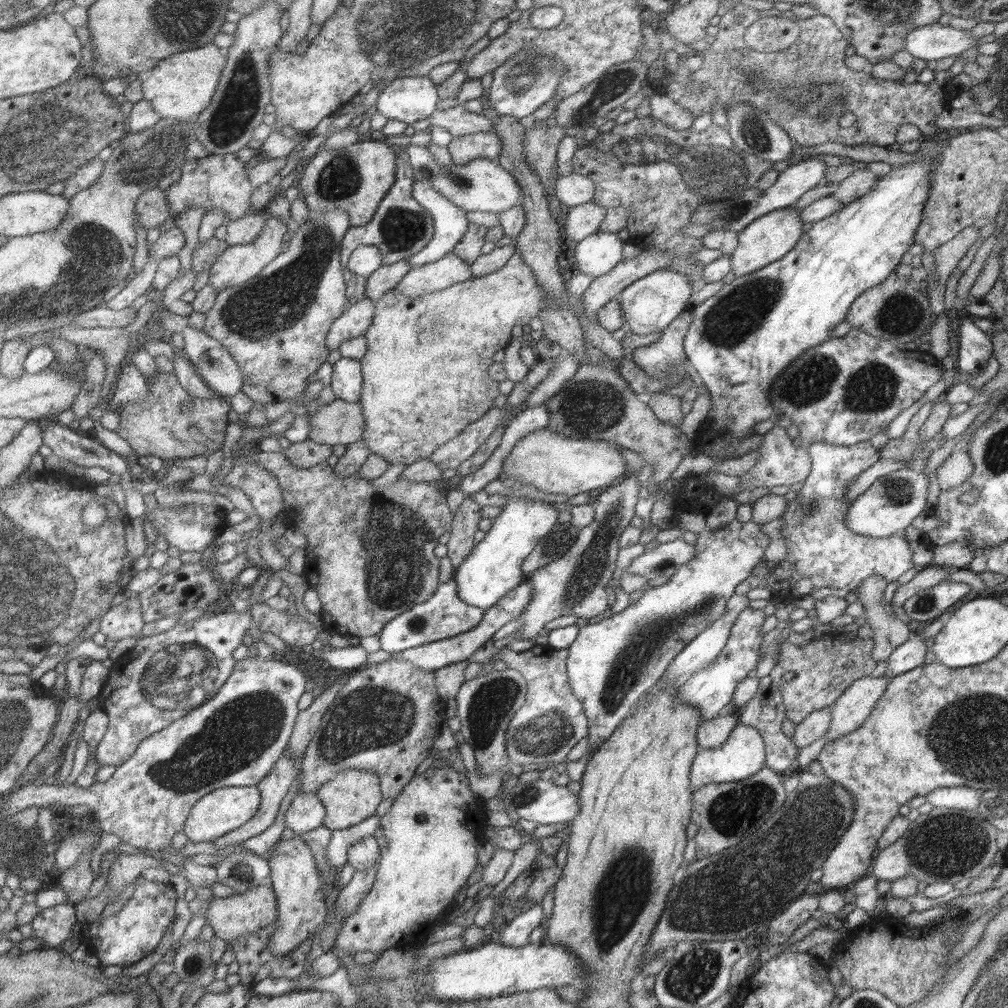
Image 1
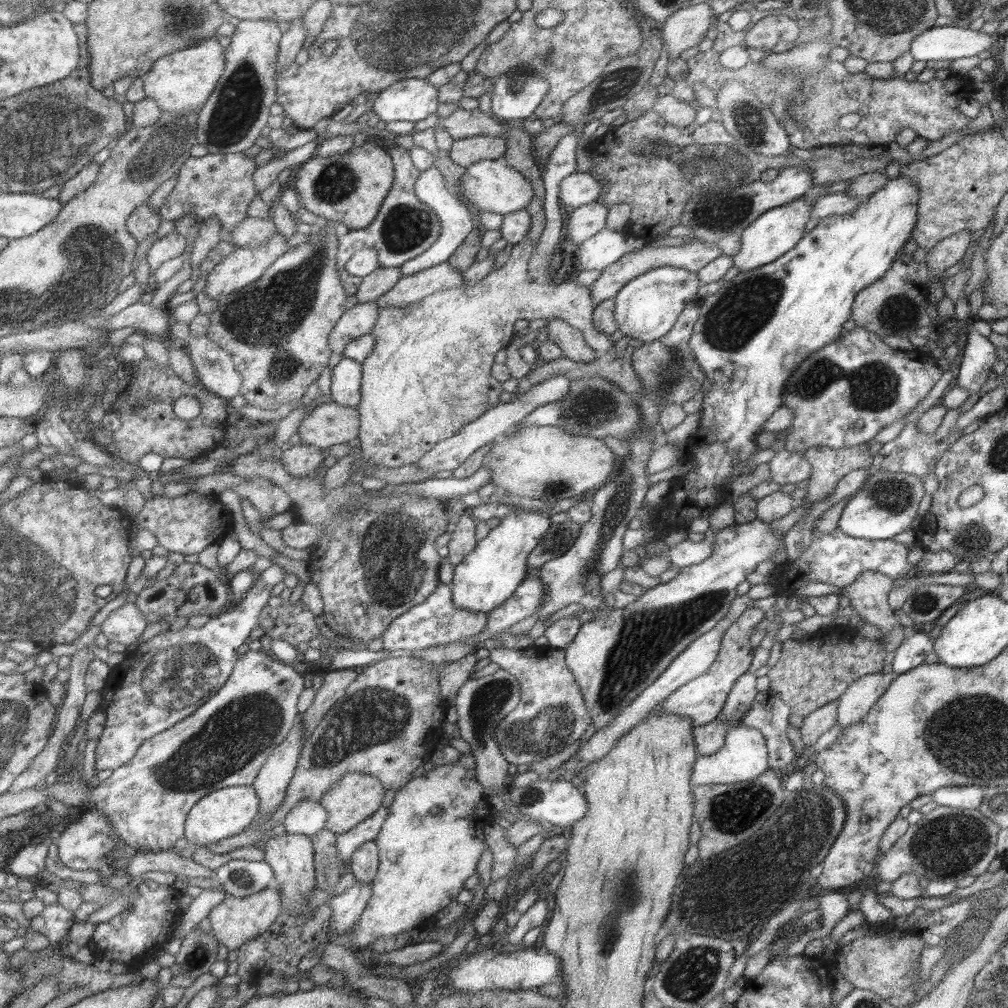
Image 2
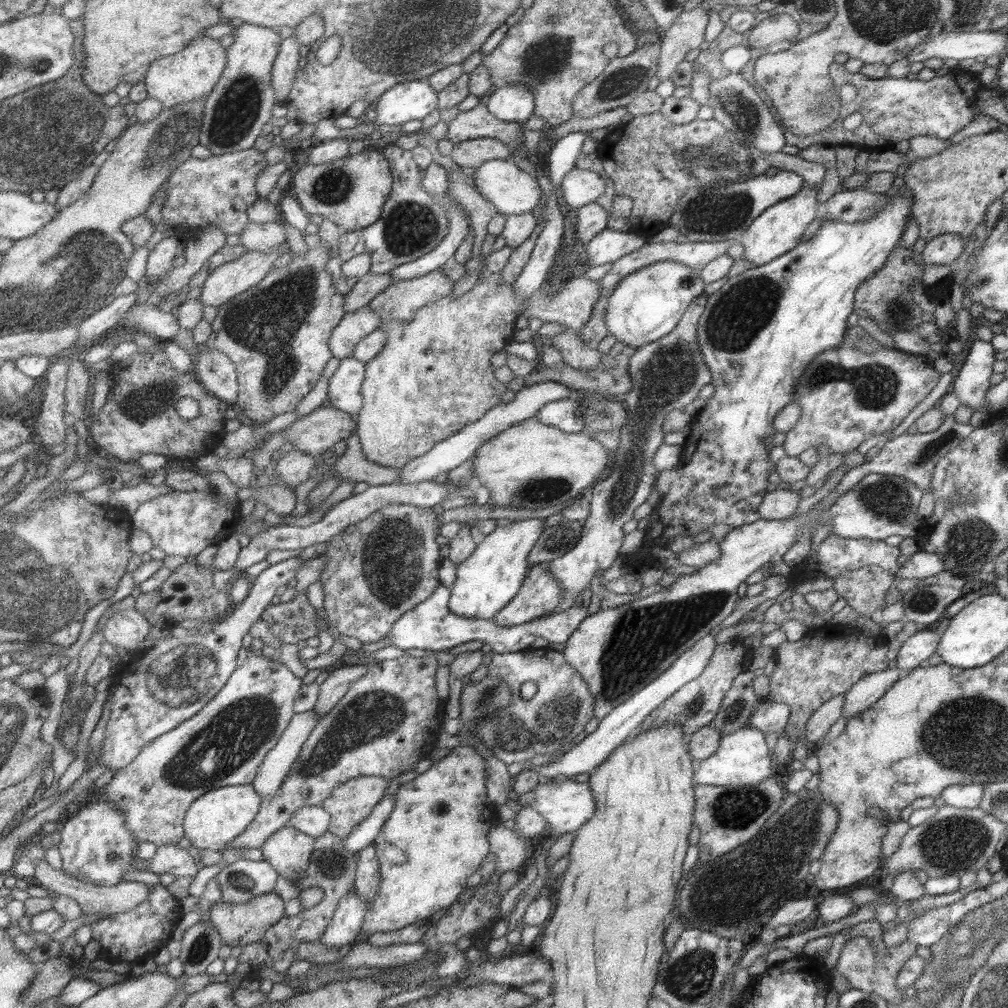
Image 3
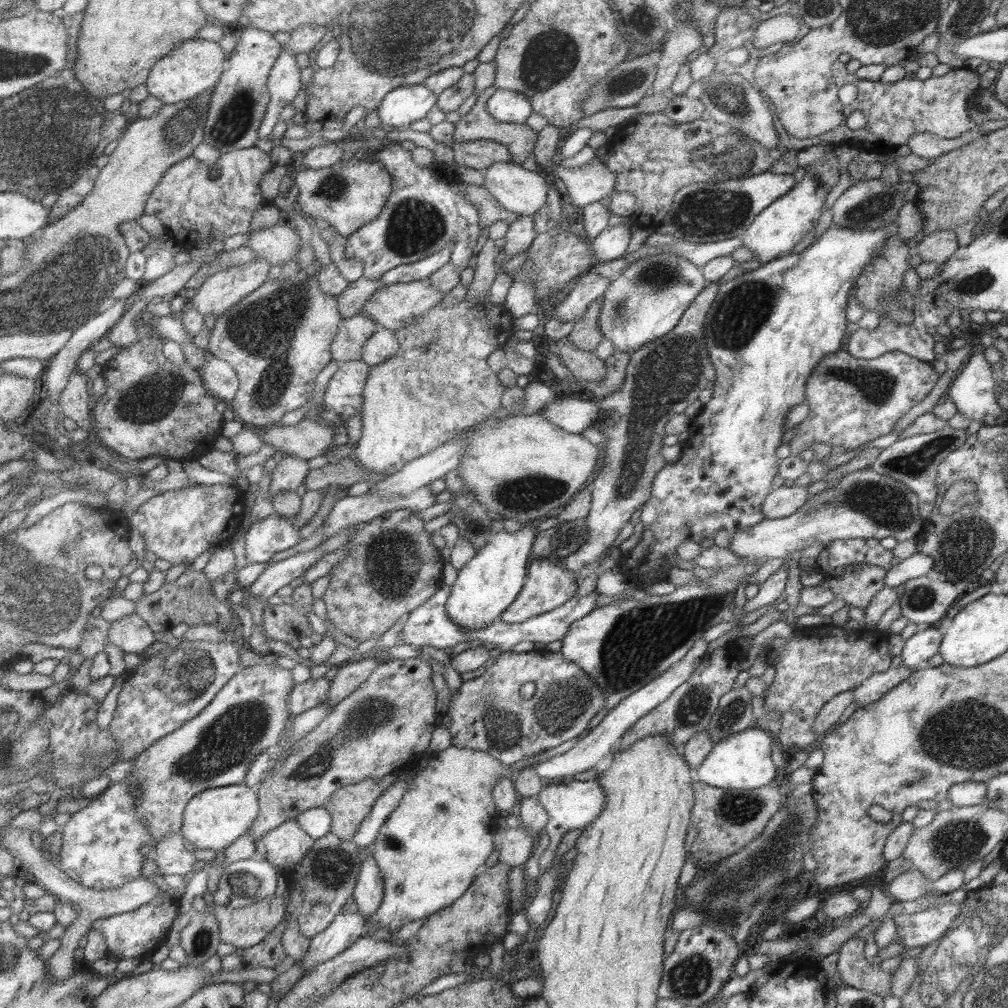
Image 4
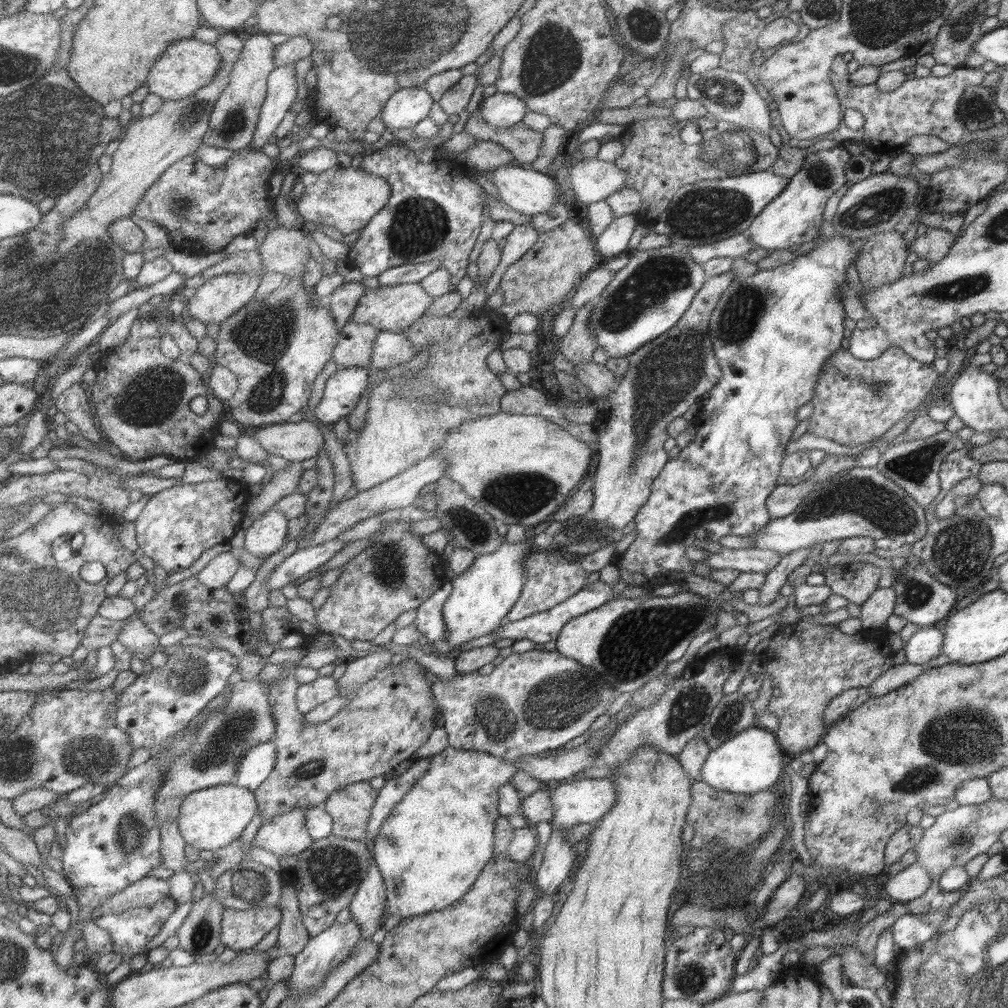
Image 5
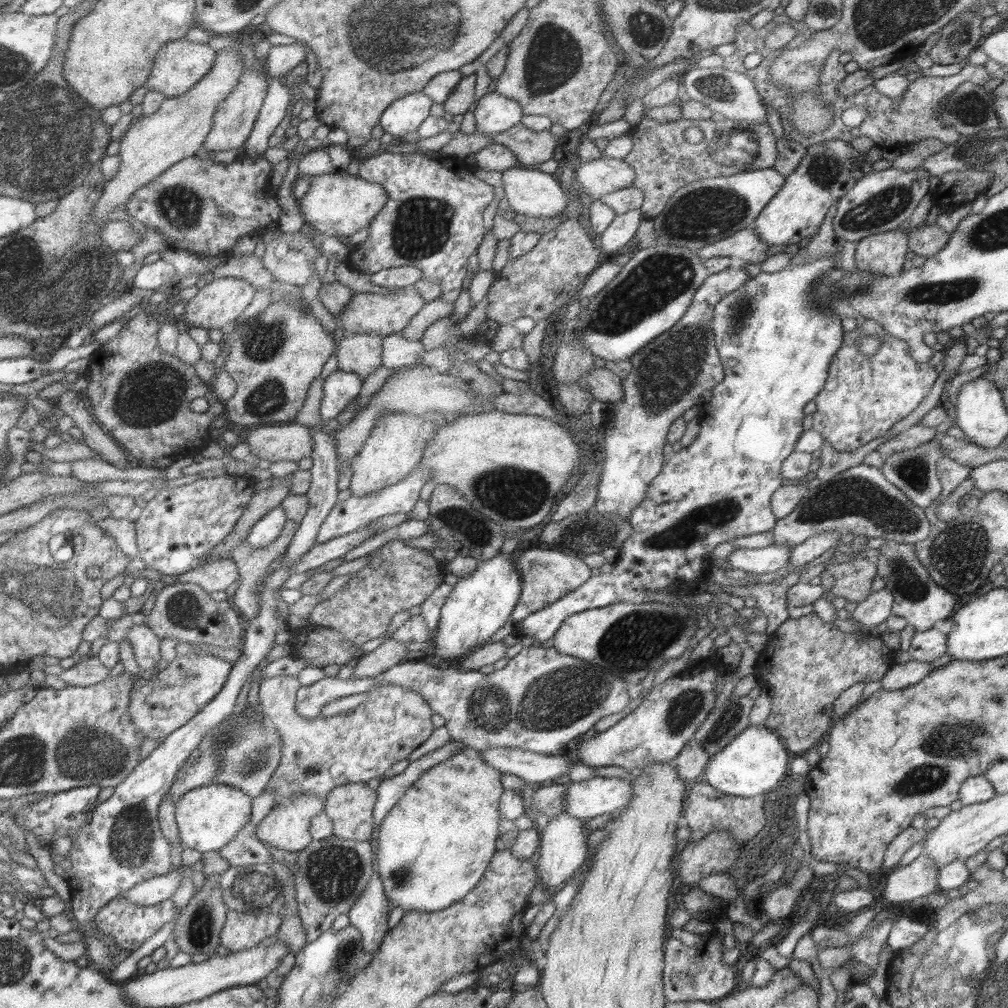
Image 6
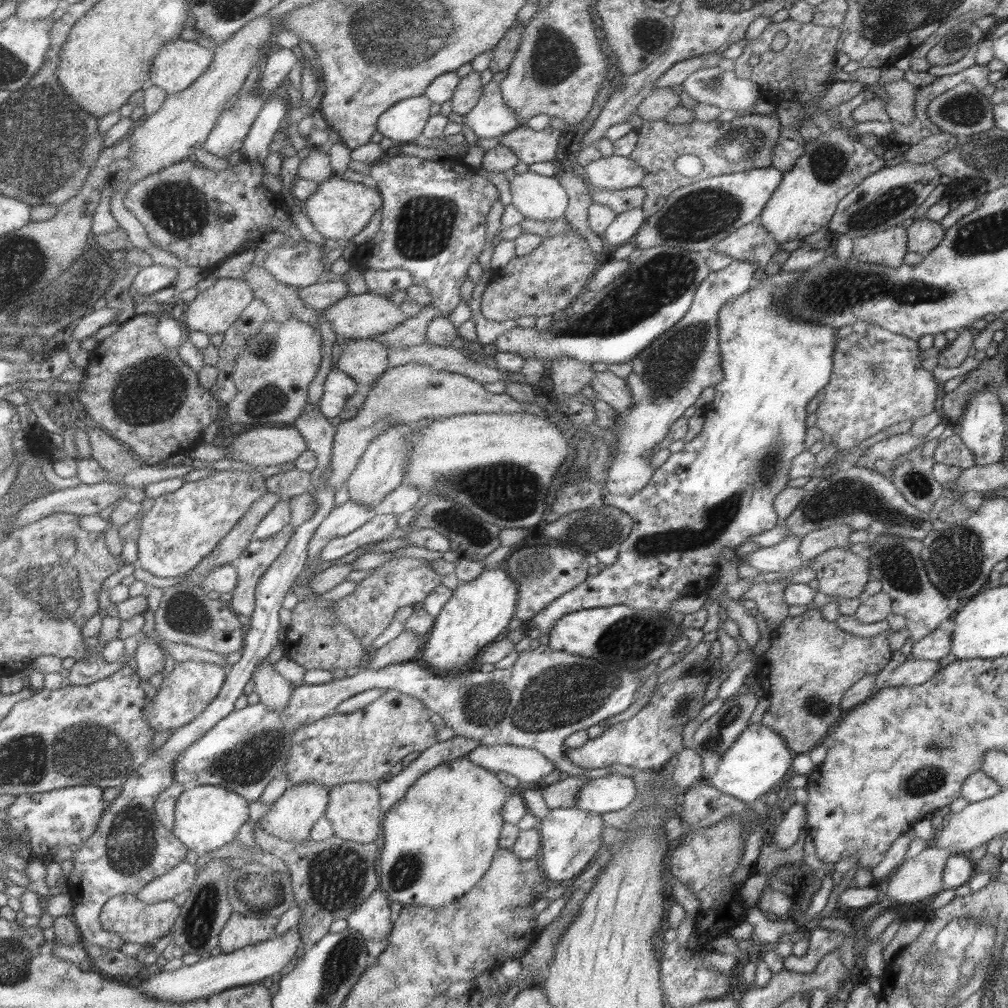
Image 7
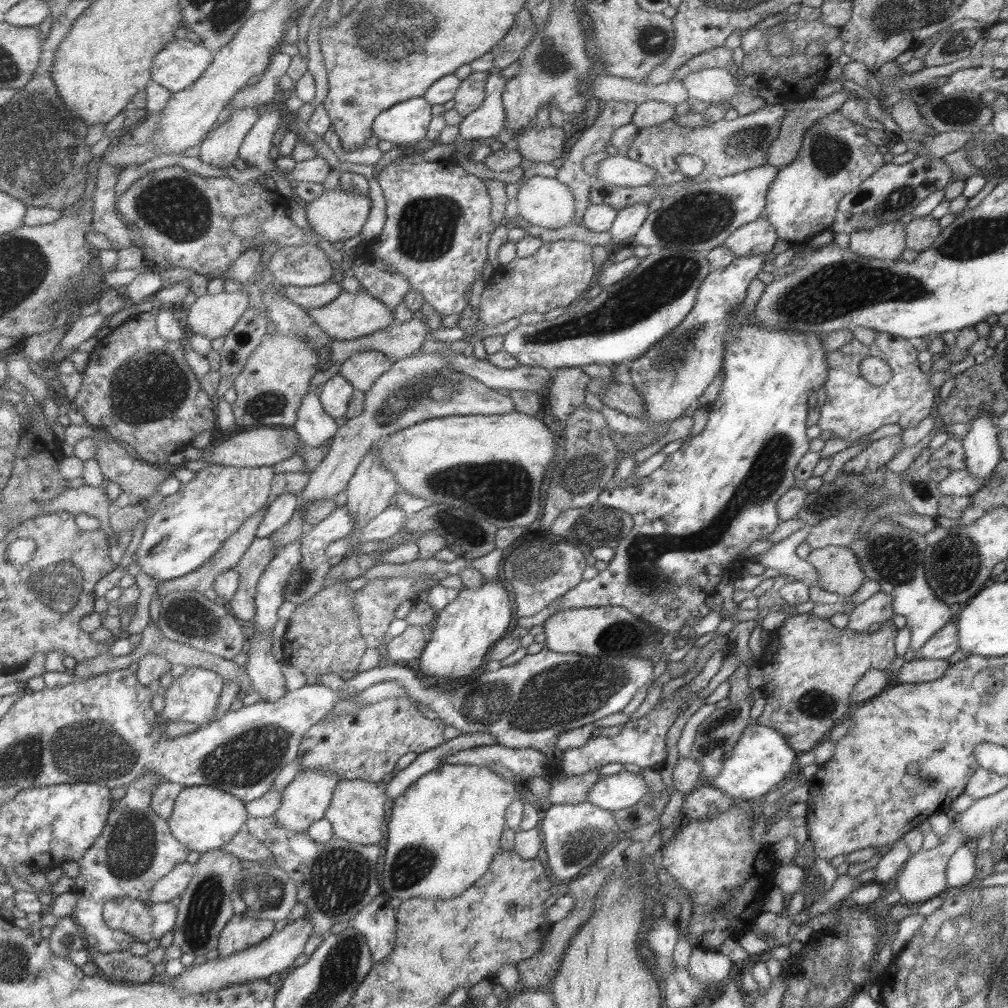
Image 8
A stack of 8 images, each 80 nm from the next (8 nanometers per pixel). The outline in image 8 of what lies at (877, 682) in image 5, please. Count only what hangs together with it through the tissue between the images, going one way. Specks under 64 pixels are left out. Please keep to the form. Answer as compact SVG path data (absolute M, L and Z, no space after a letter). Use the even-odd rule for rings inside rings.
M914 658L912 661L904 662L903 666L897 670L895 680L897 684L915 684L937 680L945 675L948 666L943 659L921 659Z

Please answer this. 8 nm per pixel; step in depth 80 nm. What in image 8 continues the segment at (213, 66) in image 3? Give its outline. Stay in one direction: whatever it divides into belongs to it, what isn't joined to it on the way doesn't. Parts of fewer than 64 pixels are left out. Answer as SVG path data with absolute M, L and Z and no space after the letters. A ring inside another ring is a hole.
M173 39L155 54L150 80L170 93L193 84L212 62L212 53L191 40Z

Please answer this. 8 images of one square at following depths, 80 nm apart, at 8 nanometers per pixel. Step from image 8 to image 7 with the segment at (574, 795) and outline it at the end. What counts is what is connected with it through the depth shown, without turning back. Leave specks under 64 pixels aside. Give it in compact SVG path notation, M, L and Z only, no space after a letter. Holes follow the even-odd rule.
M565 776L554 784L540 788L542 799L548 810L561 807L573 807L580 786L588 781L587 777Z

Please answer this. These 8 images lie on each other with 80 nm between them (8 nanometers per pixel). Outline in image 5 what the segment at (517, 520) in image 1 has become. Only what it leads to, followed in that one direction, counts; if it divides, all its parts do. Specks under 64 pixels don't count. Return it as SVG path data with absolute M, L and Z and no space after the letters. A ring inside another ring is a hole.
M503 540L495 552L476 555L473 564L465 572L452 577L452 591L442 605L444 641L451 648L494 632L502 625L505 615L511 610L523 588L525 576L522 560L528 548L529 544L525 540L513 545Z

